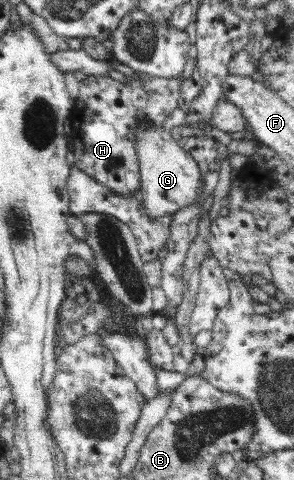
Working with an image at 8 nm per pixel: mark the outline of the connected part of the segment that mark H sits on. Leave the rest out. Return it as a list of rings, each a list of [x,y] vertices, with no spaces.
[[[141,75],[141,80],[131,80],[129,84],[122,84],[110,76],[86,76],[79,81],[79,96],[74,99],[74,113],[71,114],[71,145],[74,153],[74,165],[92,177],[98,184],[106,186],[118,194],[138,195],[140,189],[140,173],[137,155],[134,149],[134,134],[140,122],[150,120],[162,126],[162,122],[177,107],[179,87],[178,77],[164,79],[148,75]]]

